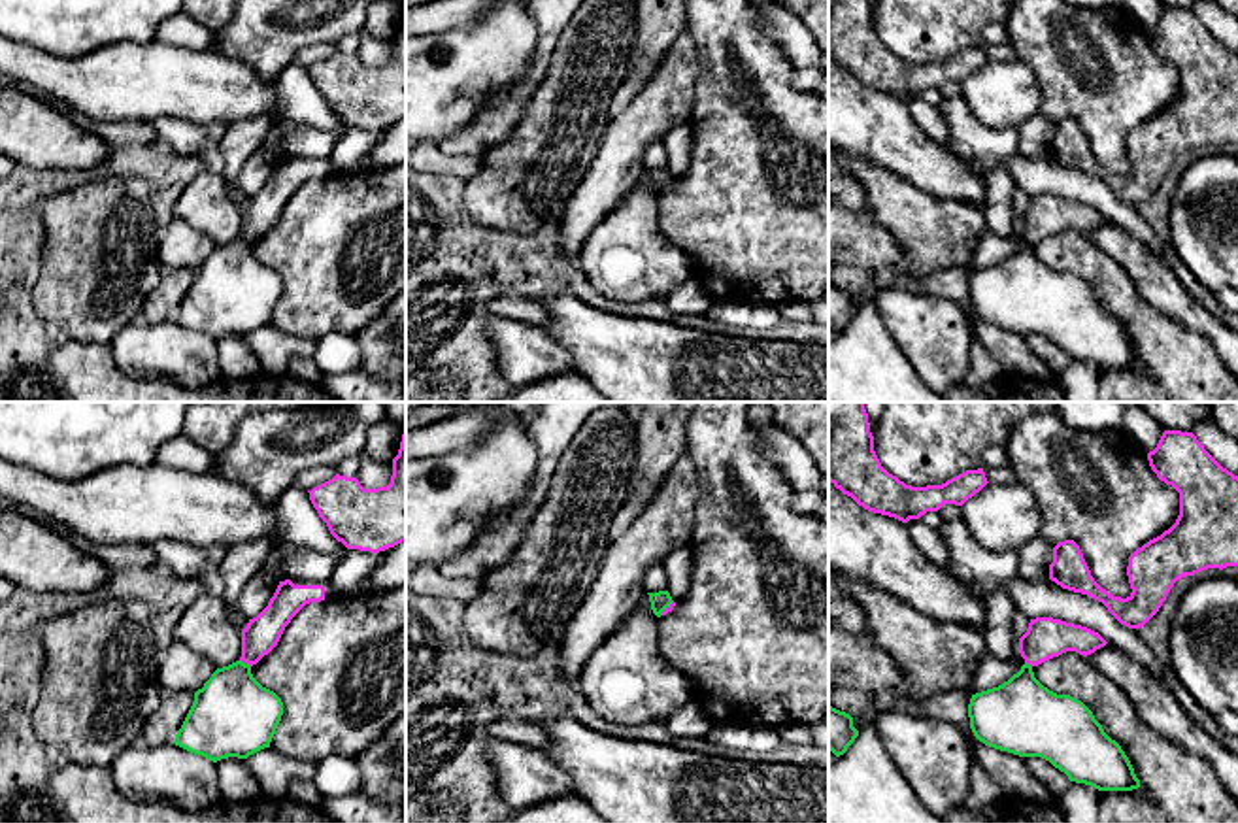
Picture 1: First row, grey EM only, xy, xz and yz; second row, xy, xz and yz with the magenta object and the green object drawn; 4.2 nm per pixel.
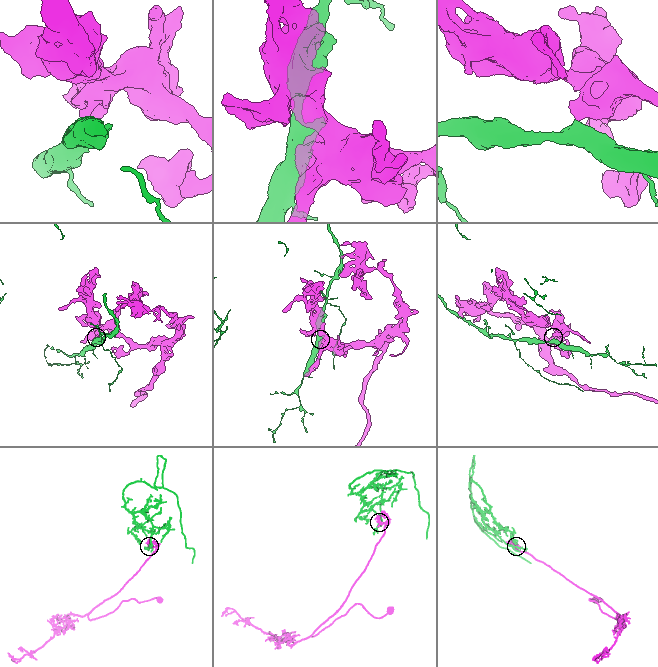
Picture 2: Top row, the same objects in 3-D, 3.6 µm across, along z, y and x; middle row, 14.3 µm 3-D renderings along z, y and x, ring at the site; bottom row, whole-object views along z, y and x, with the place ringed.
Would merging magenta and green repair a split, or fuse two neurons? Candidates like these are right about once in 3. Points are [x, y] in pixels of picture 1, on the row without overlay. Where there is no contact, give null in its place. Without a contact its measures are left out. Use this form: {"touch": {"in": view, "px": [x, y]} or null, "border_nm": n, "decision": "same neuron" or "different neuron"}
{"touch": {"in": "xy", "px": [246, 240]}, "border_nm": 60, "decision": "different neuron"}

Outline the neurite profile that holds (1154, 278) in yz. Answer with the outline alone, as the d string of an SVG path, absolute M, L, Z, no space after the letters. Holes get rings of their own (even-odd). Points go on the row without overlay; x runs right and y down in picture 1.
M1106 221L1085 234L1129 274L1138 293L1183 328L1202 332L1221 362L1238 379L1238 327L1227 325L1198 306L1174 270L1121 227Z

